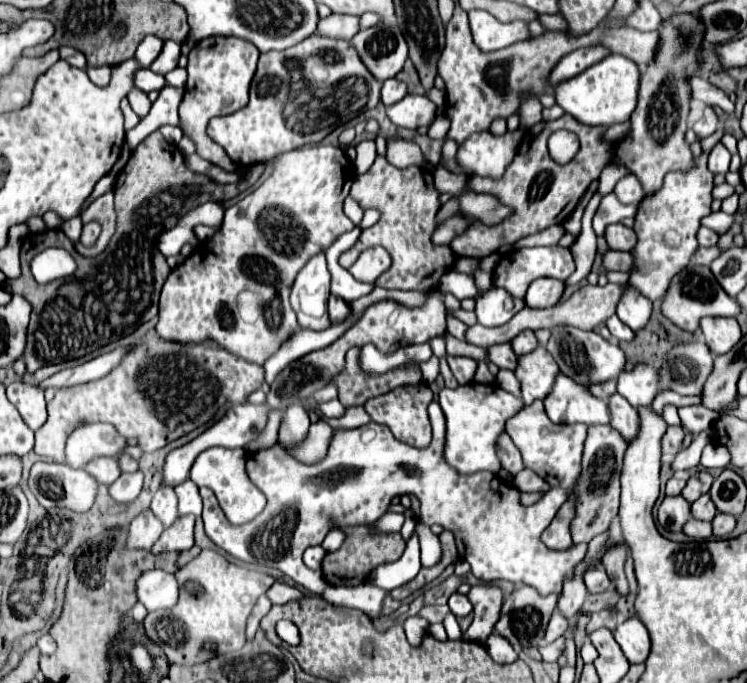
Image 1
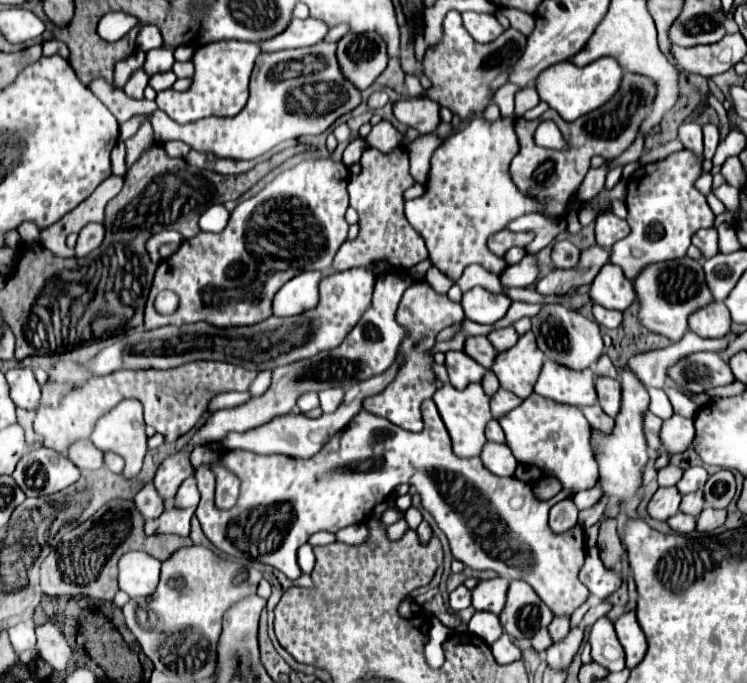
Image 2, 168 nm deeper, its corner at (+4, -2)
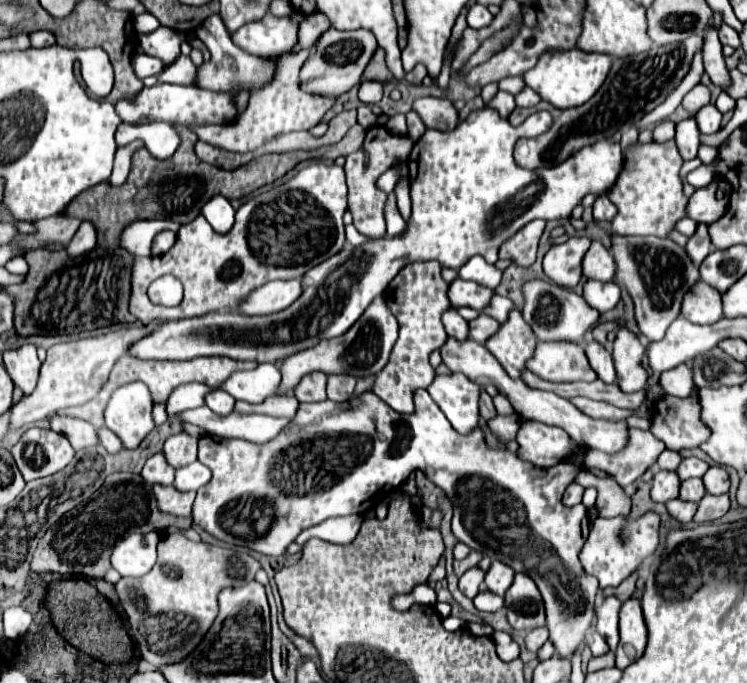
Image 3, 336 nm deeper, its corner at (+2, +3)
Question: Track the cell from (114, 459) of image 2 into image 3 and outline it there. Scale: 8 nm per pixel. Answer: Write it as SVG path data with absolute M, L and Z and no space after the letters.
M100 428L100 430L98 430L98 440L100 440L100 444L102 444L108 452L112 452L112 454L116 454L116 452L122 448L120 438L118 438L112 430L108 430L108 428Z

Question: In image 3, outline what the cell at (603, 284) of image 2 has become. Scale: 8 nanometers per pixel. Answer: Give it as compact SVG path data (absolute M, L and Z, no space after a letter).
M592 240L588 254L584 254L584 262L582 262L584 276L600 282L610 282L614 276L614 270L616 270L616 264L610 250L604 248L600 242Z

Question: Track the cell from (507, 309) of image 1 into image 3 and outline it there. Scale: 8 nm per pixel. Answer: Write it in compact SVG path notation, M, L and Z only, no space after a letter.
M456 278L448 286L448 300L456 308L470 306L470 308L482 310L490 302L490 298L492 298L492 290L490 288L484 288L484 286L476 284L476 282L470 282L470 280Z

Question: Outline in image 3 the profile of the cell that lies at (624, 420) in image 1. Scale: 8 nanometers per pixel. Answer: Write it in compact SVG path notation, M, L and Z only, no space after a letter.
M588 340L584 344L584 350L586 350L590 366L594 368L598 378L604 380L604 382L614 382L616 380L616 372L614 372L614 362L612 362L610 352L596 340Z

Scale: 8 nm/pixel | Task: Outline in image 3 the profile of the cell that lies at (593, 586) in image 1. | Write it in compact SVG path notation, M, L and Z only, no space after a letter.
M646 512L640 518L596 518L590 526L590 534L580 552L580 562L584 570L600 580L600 588L618 586L628 578L650 554L658 548L658 528L660 516L656 512Z

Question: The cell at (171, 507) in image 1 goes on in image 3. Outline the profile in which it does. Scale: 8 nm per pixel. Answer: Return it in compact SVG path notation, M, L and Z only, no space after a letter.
M180 432L180 434L176 434L176 436L170 436L170 438L164 442L166 460L168 460L174 468L192 464L192 462L196 460L196 448L198 448L198 438L190 436L190 434L186 434L186 432Z

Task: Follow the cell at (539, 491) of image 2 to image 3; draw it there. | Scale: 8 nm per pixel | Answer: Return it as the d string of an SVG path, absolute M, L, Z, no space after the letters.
M582 470L576 478L582 486L594 486L598 490L596 506L600 510L600 516L614 518L614 516L628 516L630 514L630 496L622 490L622 486L612 478L598 478L586 470Z

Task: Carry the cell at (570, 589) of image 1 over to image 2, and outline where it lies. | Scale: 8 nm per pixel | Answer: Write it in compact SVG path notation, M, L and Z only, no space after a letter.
M564 615L564 617L554 617L554 621L552 621L550 627L548 627L554 643L560 641L560 639L564 639L566 633L568 633L568 629L570 629L570 617L568 617L568 615Z

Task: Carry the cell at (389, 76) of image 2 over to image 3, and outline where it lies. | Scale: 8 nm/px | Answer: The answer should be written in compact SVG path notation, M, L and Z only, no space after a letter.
M376 48L376 54L372 56L372 62L368 62L368 66L364 70L364 78L366 80L378 80L378 82L394 80L390 70L384 64L384 50L382 48Z

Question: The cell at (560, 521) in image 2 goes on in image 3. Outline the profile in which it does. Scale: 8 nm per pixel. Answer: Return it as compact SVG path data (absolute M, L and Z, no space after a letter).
M572 482L568 488L566 488L566 492L564 492L564 504L566 506L576 506L576 504L580 504L580 500L582 500L582 494L584 494L584 486L580 486L578 482Z

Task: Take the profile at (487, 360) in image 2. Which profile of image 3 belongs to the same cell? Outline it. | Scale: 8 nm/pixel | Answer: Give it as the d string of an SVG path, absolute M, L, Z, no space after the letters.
M456 308L446 310L442 314L442 322L444 322L444 330L448 336L456 338L456 340L466 340L468 338L468 322L458 314Z

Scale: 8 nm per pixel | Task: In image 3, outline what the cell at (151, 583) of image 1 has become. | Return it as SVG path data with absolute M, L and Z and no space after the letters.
M128 532L116 542L112 550L112 568L120 576L144 576L156 564L156 544L160 540L158 532L142 534Z

